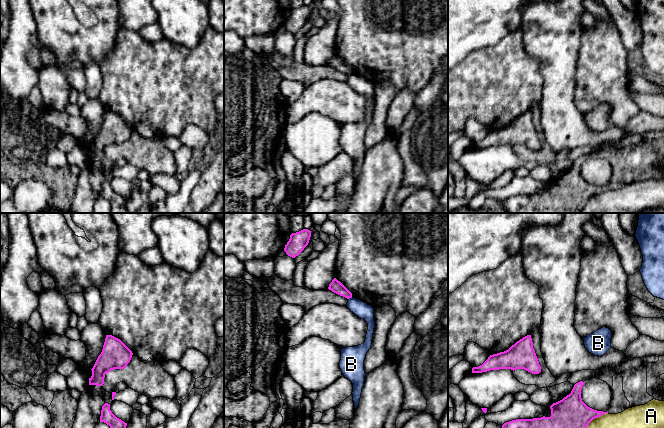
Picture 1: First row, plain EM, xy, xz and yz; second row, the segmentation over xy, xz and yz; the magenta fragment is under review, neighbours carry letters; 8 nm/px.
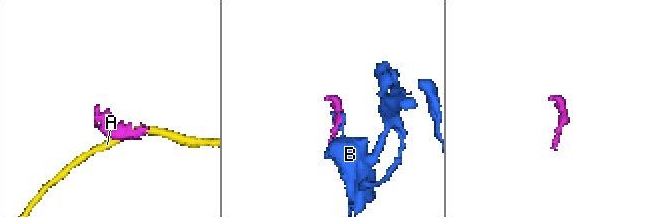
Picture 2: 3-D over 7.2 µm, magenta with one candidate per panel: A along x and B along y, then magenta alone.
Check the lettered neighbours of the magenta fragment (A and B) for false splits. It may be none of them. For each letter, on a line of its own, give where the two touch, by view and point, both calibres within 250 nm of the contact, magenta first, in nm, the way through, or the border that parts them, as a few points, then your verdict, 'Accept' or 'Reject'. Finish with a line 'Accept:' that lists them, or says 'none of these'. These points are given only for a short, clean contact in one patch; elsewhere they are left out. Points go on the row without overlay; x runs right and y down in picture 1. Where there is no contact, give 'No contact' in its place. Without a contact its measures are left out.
A: Touches magenta at yz (591, 196). Thickness 300 nm (magenta) against 360 nm. Reject
B: Touches magenta at xz (350, 73). Thickness 100 nm (magenta) against 130 nm. Boundary: xz (352, 73), (348, 75). Reject
Accept: none of these

